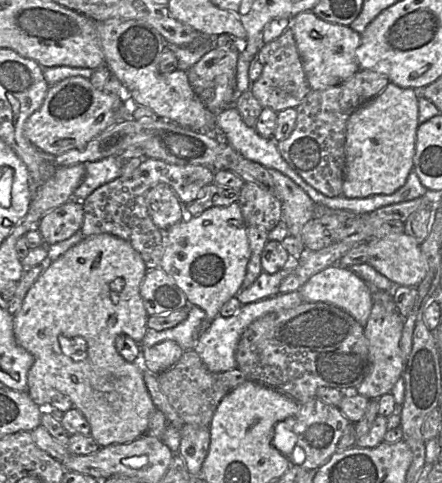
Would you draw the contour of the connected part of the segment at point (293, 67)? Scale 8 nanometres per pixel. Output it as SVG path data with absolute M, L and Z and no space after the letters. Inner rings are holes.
M290 27L275 40L263 44L256 58L263 70L261 76L251 84L250 90L263 108L271 108L276 112L296 108L311 91Z

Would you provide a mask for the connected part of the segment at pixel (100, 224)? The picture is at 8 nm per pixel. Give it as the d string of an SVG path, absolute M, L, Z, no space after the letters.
M147 158L133 171L130 178L120 176L104 184L82 202L84 218L80 231L84 238L108 233L128 241L141 255L147 270L155 269L160 266L164 253L164 233L148 214L146 193L158 183L166 183L186 205L197 198L204 186L214 182L214 173L214 170L202 165L179 166Z

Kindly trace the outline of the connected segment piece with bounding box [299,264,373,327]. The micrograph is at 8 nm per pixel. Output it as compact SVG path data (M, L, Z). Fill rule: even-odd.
M333 264L313 275L299 289L304 302L325 302L337 306L350 314L361 326L365 327L369 319L373 300L370 286L349 267Z

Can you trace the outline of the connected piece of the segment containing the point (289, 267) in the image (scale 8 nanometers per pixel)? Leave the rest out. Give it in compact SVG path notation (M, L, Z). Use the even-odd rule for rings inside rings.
M290 259L284 268L274 274L262 271L250 287L240 290L236 295L237 298L242 304L248 304L276 296L280 293L279 287L282 280L293 271L296 264L297 260Z

